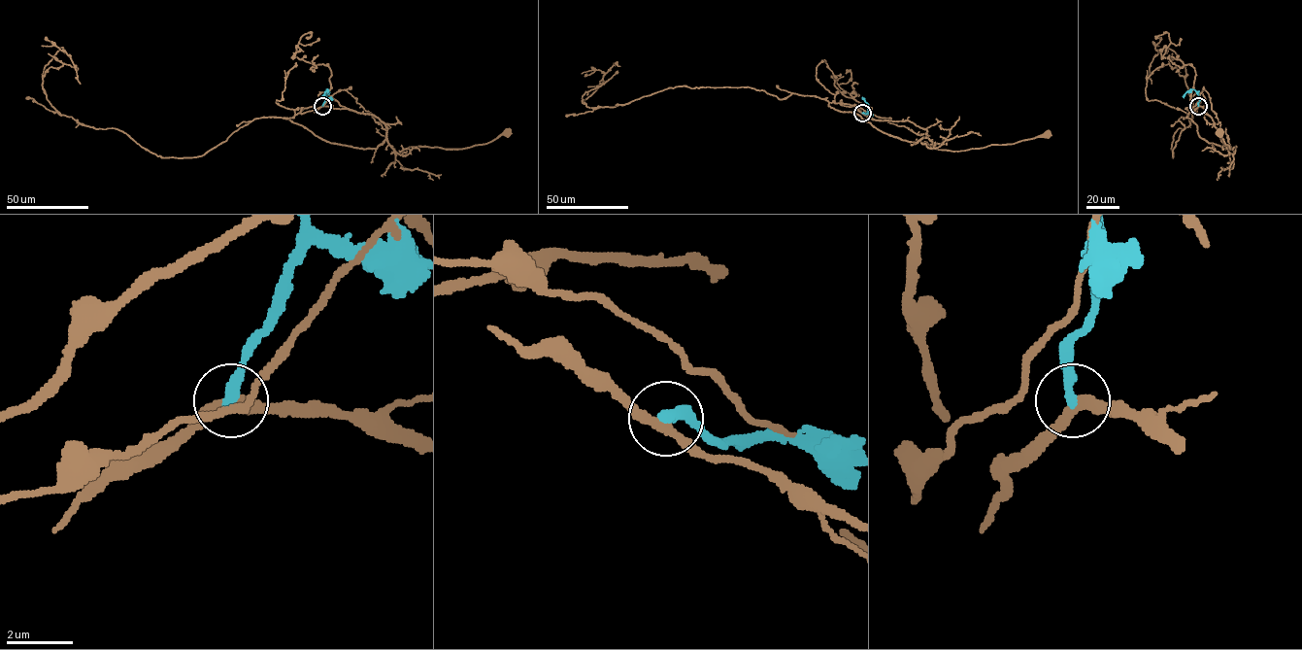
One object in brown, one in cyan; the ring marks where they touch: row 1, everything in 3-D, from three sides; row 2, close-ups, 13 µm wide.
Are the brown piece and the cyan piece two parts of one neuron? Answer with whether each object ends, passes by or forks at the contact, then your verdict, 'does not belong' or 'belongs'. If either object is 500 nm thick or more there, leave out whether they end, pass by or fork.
brown passes by | cyan ends | does not belong

